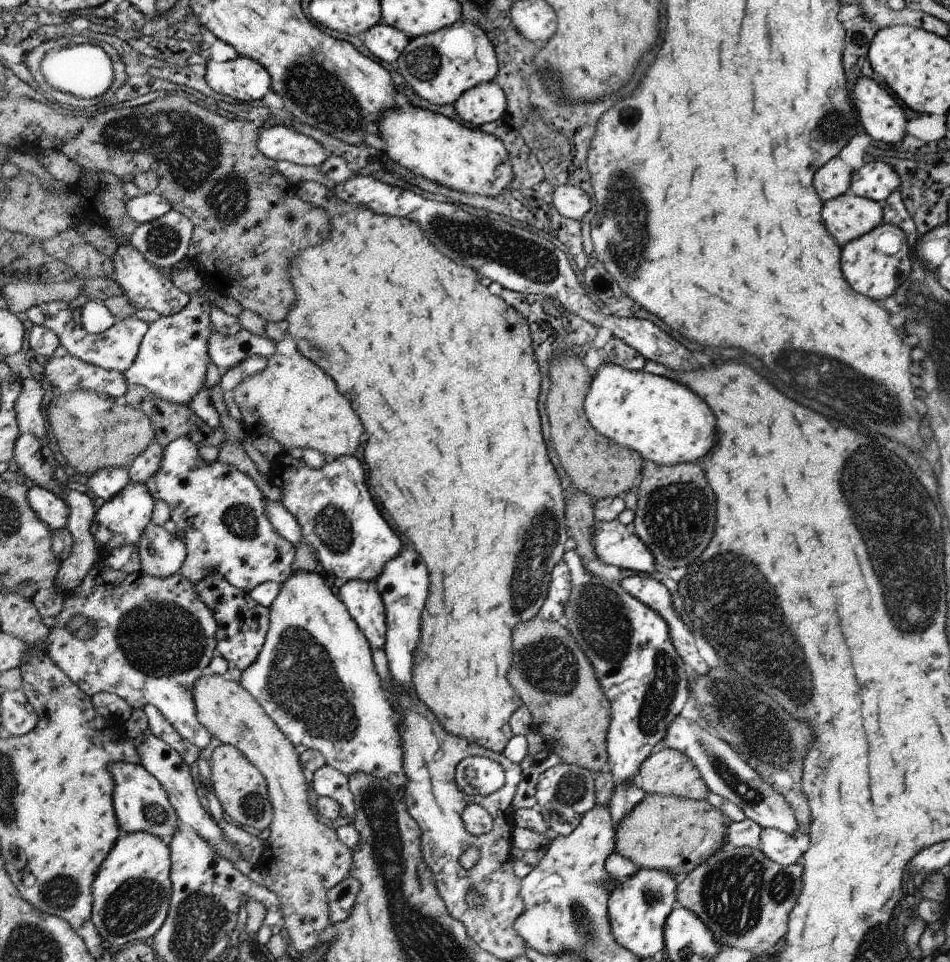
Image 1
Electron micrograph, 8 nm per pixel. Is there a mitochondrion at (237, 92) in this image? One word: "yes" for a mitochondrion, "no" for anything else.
no

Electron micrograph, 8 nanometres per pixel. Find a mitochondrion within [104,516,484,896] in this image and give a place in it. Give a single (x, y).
(301, 681)

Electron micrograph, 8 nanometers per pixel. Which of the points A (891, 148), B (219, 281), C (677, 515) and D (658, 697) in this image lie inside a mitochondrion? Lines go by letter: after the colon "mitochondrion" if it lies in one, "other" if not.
A: other
B: other
C: mitochondrion
D: mitochondrion

